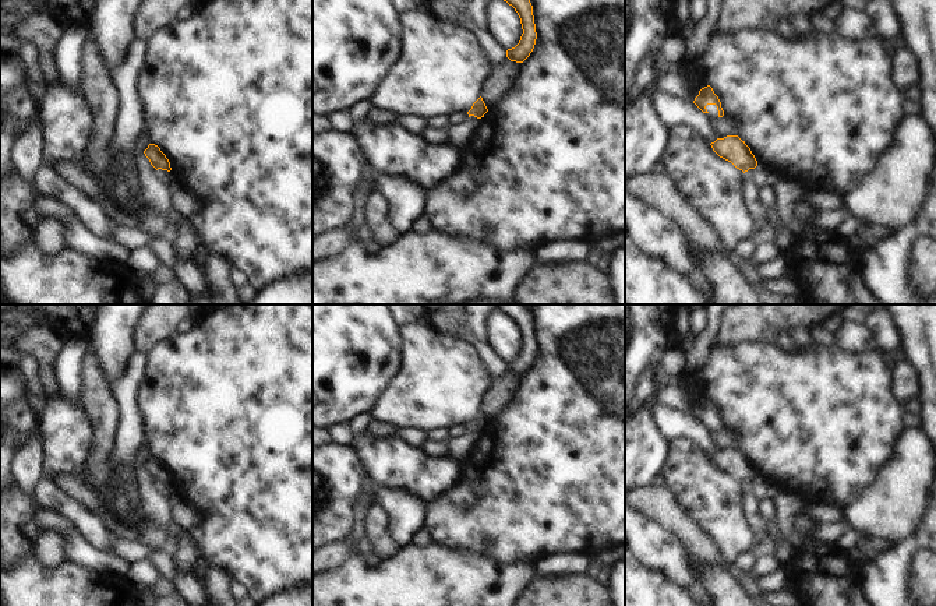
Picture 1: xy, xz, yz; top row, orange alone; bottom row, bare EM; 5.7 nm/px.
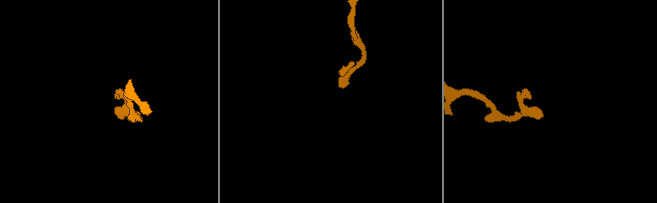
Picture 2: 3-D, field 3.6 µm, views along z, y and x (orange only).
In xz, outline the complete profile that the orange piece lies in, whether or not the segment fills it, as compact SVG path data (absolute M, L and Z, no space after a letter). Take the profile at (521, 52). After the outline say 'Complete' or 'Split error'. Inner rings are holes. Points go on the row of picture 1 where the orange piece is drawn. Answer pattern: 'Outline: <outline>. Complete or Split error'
Outline: M504 0L515 8L520 18L523 34L519 43L506 50L506 57L511 61L523 63L534 49L537 32L530 0Z. Complete

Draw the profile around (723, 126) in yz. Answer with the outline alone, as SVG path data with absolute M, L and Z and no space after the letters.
M727 116L713 119L711 126L718 138L738 135L738 126Z

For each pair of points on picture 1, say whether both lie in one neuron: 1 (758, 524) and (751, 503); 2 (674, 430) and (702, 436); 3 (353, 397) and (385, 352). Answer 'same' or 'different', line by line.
1: same
2: same
3: same

